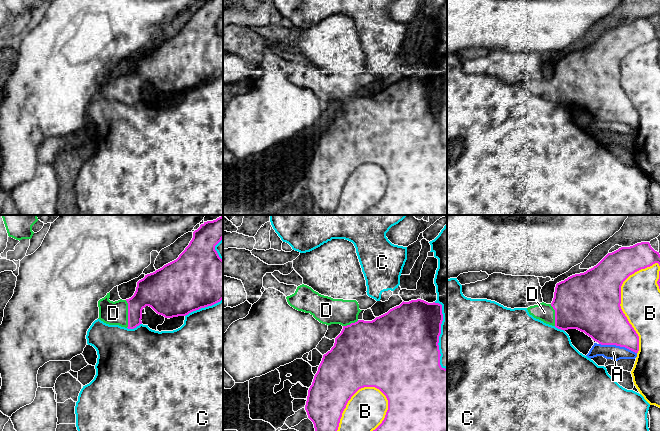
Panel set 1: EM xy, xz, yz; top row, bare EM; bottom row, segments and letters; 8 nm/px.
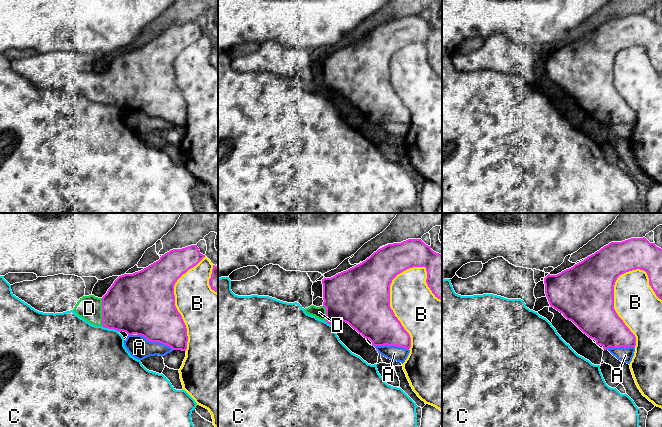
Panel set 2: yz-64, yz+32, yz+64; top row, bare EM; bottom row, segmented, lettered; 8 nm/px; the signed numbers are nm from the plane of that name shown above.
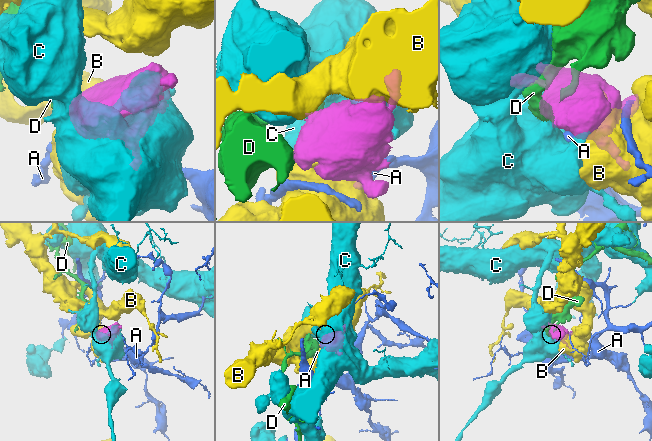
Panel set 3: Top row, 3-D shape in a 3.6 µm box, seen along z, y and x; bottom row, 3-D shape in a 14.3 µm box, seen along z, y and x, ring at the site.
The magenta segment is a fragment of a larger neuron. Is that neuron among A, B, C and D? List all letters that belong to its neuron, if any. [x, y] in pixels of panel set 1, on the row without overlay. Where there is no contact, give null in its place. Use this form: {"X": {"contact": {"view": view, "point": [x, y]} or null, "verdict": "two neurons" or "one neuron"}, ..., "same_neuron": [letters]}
{"A": {"contact": {"view": "yz", "point": [618, 121]}, "verdict": "two neurons"}, "B": {"contact": {"view": "xz", "point": [346, 180]}, "verdict": "two neurons"}, "C": {"contact": {"view": "xy", "point": [203, 83]}, "verdict": "two neurons"}, "D": {"contact": {"view": "xy", "point": [128, 90]}, "verdict": "one neuron"}, "same_neuron": ["D"]}

